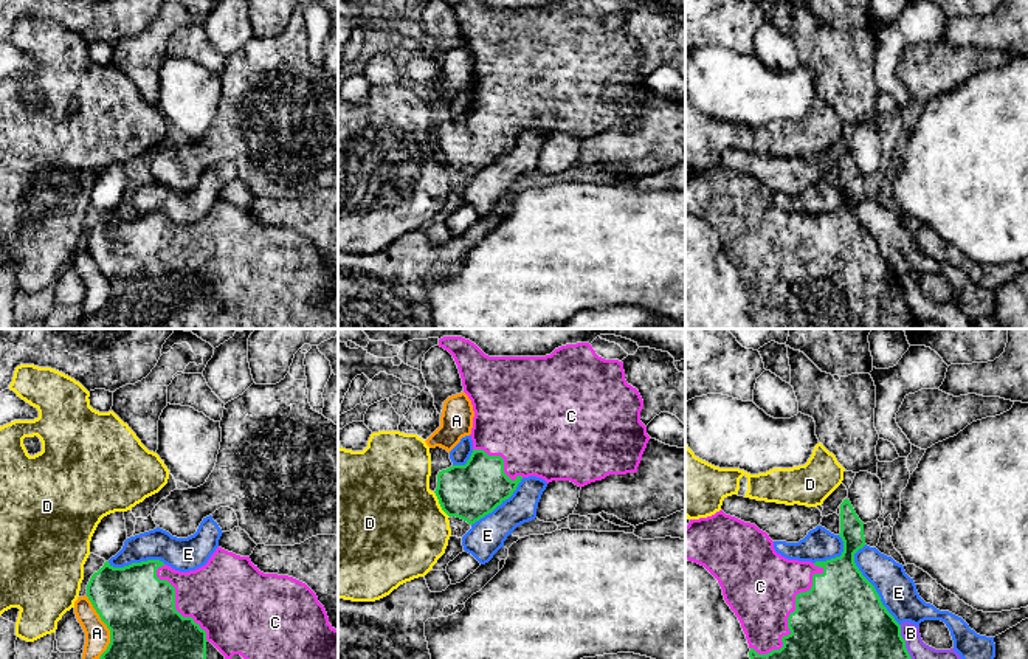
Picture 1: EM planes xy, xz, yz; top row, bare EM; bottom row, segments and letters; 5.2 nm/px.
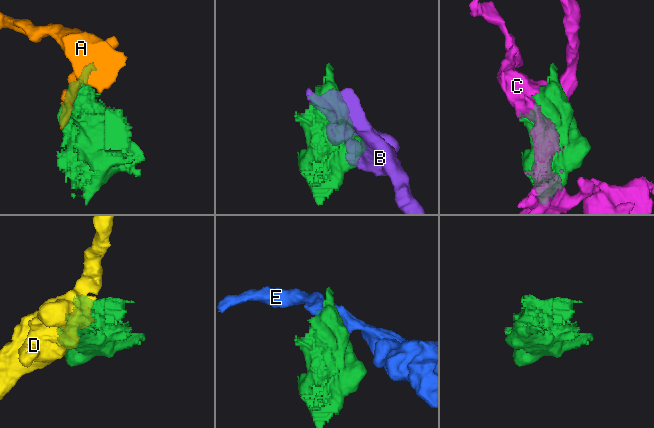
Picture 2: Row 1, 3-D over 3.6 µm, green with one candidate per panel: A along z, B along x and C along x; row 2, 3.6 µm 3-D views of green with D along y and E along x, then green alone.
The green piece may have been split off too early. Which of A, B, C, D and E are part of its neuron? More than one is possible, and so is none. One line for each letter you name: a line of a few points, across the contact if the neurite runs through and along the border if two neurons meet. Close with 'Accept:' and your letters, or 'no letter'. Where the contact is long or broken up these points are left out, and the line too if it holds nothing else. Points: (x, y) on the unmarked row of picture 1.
Accept: C

